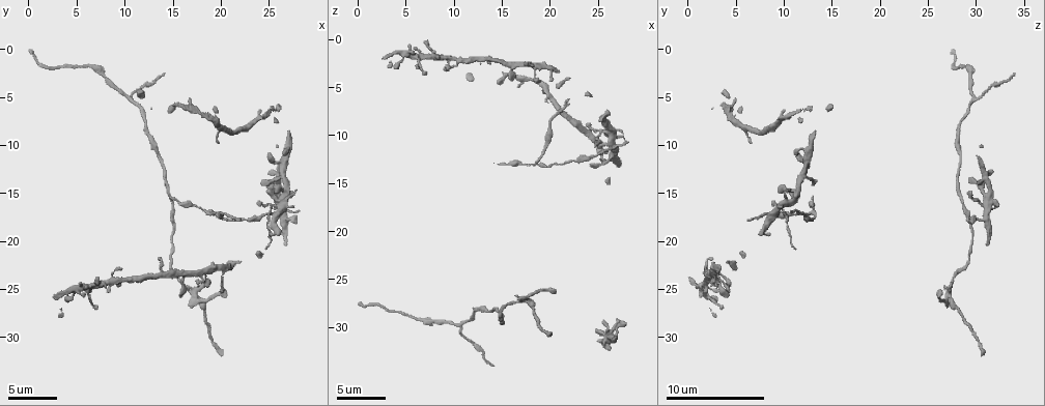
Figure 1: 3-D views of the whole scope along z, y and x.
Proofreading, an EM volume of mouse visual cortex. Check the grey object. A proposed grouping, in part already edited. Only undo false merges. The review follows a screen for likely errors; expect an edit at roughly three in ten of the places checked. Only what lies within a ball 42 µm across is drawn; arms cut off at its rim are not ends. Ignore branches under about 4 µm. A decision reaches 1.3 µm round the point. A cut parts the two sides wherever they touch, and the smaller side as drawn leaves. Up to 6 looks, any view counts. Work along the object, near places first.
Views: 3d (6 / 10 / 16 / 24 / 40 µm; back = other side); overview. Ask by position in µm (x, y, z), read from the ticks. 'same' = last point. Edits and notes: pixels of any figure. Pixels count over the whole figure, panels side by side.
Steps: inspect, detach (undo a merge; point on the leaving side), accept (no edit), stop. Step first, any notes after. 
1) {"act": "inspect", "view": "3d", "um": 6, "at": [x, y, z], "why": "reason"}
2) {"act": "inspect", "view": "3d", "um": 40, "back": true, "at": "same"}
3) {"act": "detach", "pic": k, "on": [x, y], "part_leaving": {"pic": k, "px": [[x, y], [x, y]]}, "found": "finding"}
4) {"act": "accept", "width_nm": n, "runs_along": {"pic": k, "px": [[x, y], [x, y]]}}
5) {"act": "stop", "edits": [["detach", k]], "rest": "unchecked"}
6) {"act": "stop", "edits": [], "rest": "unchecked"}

{"act": "inspect", "view": "3d", "um": 10, "at": [10.8, 5.2, 29.8]}

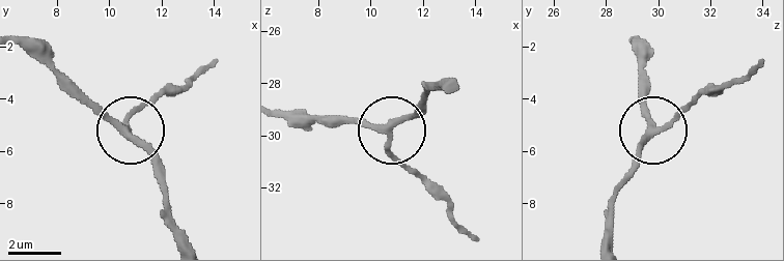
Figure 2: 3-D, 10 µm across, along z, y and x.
{"act": "inspect", "view": "3d", "um": 10, "back": true, "at": [10.7, 5.1, 29.9]}

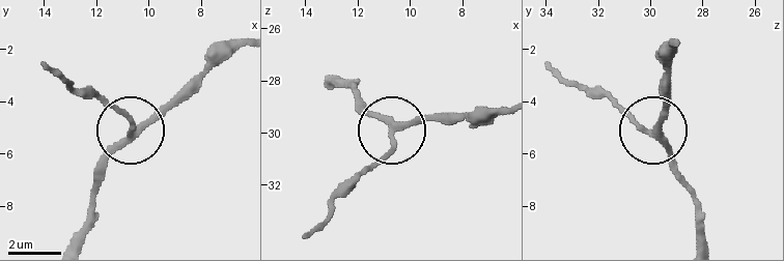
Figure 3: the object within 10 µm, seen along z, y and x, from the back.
{"act": "accept", "arms": 3, "runs_along": {"pic": 3, "px": [[76, 237], [105, 157], [129, 131], [91, 86]]}, "found": "continuous, no second neuron"}

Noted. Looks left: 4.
{"act": "inspect", "view": "3d", "um": 6, "at": [17.6, 25.8, 27.2], "why": "four or more arms meet"}

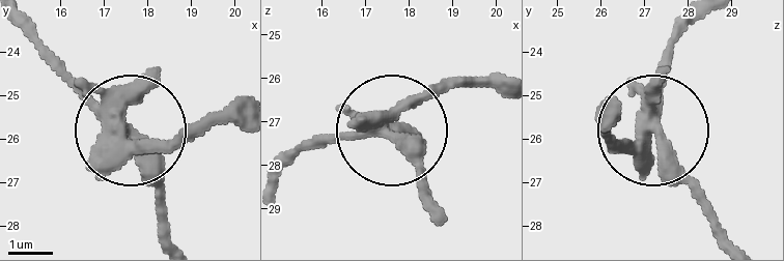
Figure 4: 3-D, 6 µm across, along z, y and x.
{"act": "detach", "pic": 4, "on": [164, 152], "width_nm": 370, "found": "a second neuron is stuck on"}

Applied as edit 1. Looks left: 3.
{"act": "inspect", "view": "overview"}

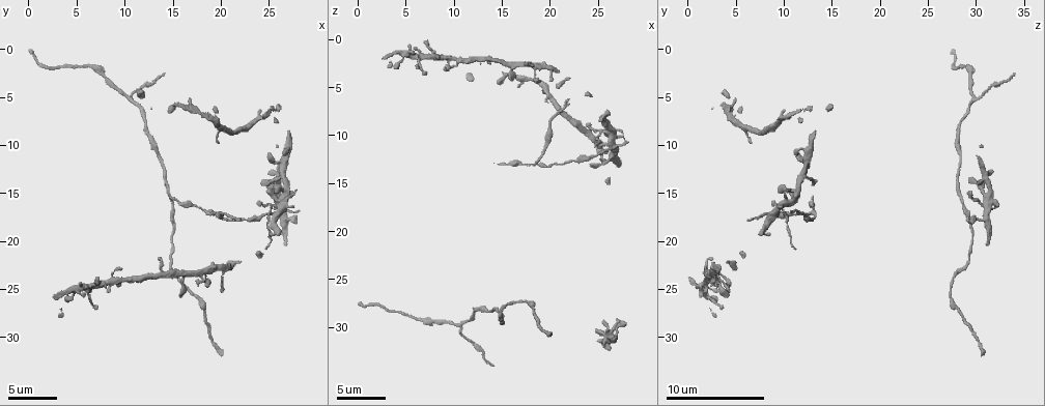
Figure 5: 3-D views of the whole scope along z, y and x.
{"act": "inspect", "view": "3d", "um": 10, "at": [18.6, 17.2, 12.6], "why": "arms part here"}

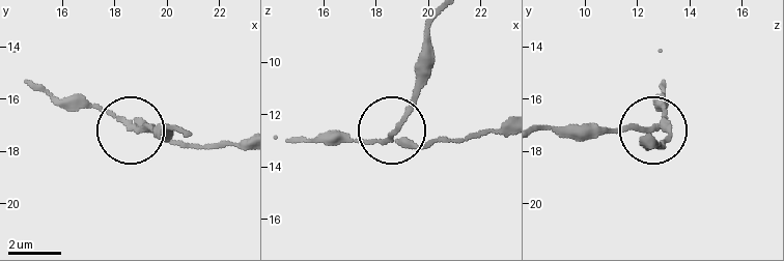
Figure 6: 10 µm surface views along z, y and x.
{"act": "detach", "pic": 6, "on": [412, 100], "arms": 3, "part_leaving": {"pic": 6, "px": [[394, 129], [427, 45], [429, 19]]}, "found": "a second neuron is stuck on"}

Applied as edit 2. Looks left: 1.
{"act": "stop", "edits": [["detach", 4], ["detach", 6]], "rest": "unchecked"}

